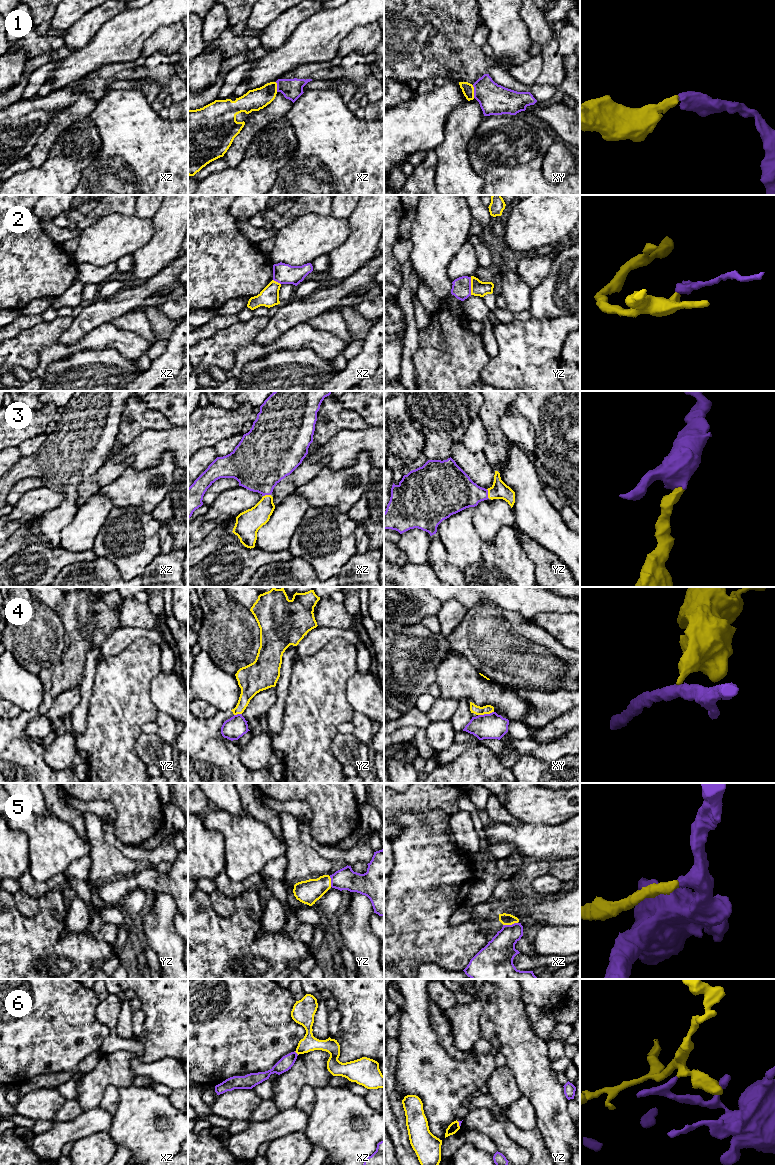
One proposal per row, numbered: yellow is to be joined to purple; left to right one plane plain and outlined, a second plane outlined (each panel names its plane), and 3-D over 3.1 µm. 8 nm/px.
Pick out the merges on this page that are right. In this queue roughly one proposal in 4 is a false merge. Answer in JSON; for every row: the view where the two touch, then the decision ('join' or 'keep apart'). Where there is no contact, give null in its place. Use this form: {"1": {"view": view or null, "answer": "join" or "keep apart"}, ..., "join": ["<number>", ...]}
{"1": {"view": "xy", "answer": "join"}, "2": {"view": "yz", "answer": "keep apart"}, "3": {"view": "yz", "answer": "join"}, "4": {"view": "xy", "answer": "keep apart"}, "5": {"view": "xz", "answer": "join"}, "6": {"view": "xz", "answer": "keep apart"}, "join": ["1", "3", "5"]}

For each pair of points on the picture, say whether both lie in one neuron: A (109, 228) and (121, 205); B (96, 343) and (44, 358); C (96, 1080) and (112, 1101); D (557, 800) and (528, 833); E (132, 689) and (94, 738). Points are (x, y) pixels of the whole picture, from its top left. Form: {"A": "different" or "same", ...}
{"A": "different", "B": "same", "C": "different", "D": "different", "E": "same"}

